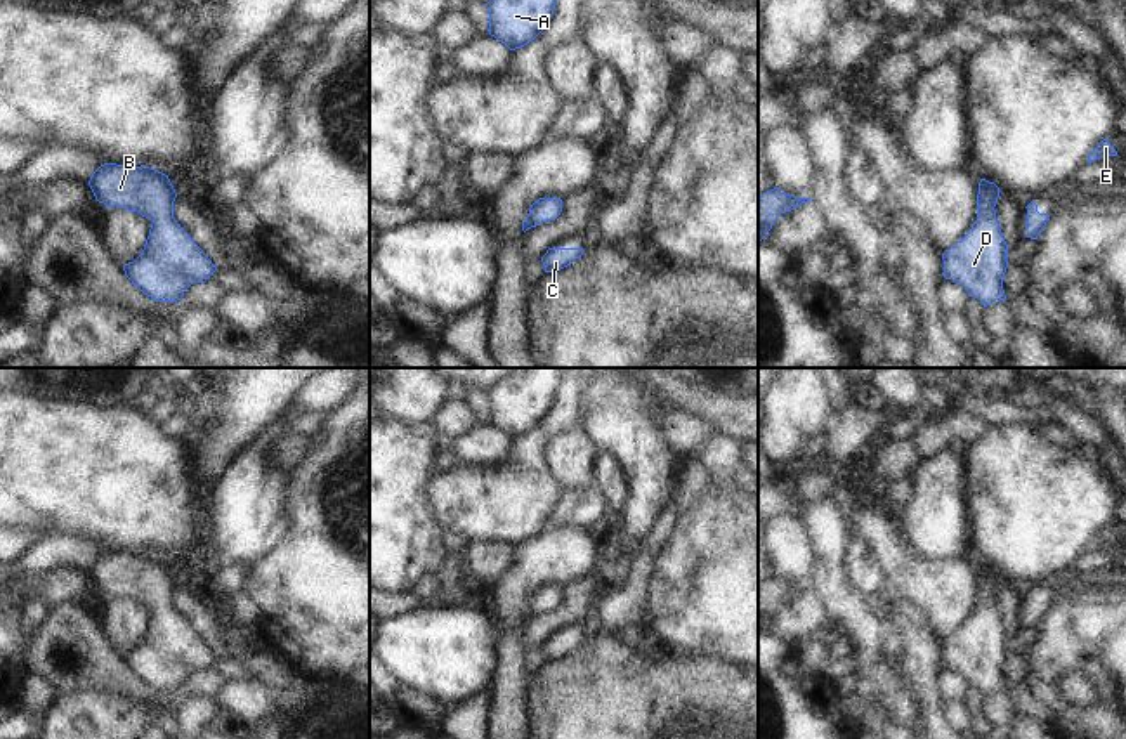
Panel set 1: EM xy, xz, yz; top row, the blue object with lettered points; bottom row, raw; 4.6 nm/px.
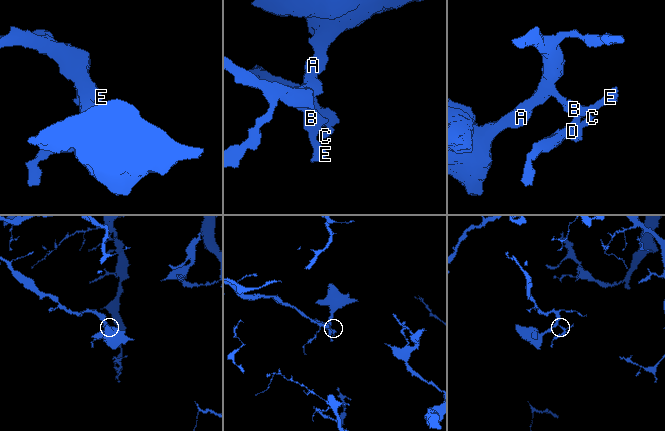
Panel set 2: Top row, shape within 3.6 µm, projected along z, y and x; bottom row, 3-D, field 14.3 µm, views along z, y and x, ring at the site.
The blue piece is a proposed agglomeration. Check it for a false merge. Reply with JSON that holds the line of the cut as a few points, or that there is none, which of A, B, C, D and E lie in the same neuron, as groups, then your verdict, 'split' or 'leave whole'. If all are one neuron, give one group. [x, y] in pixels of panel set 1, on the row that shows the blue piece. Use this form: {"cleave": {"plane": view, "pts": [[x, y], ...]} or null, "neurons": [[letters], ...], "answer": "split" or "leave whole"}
{"cleave": null, "neurons": [["A", "B", "C", "D", "E"]], "answer": "leave whole"}

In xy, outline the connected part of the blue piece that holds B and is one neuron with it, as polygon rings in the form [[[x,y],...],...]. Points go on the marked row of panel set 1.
[[[104,163],[92,173],[88,186],[99,203],[137,212],[153,222],[142,253],[134,262],[123,265],[125,276],[132,284],[151,297],[153,302],[177,302],[193,283],[210,279],[217,271],[212,260],[173,219],[177,193],[168,175],[144,165]]]

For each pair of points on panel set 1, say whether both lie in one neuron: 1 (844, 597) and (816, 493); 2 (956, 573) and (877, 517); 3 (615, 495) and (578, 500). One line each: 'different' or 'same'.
1: same
2: same
3: different

